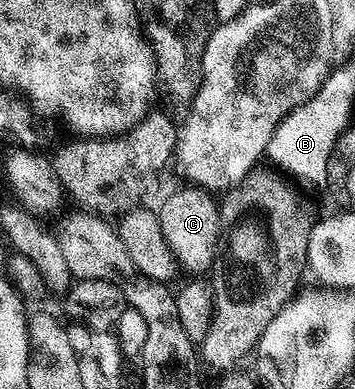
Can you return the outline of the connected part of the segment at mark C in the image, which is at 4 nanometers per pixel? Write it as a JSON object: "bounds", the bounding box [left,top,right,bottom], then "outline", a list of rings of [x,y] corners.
{"bounds":[157,187,222,275],"outline":[[[182,187],[157,210],[164,239],[174,251],[179,264],[192,275],[202,275],[213,266],[222,239],[222,211],[213,192],[197,187]]]}

